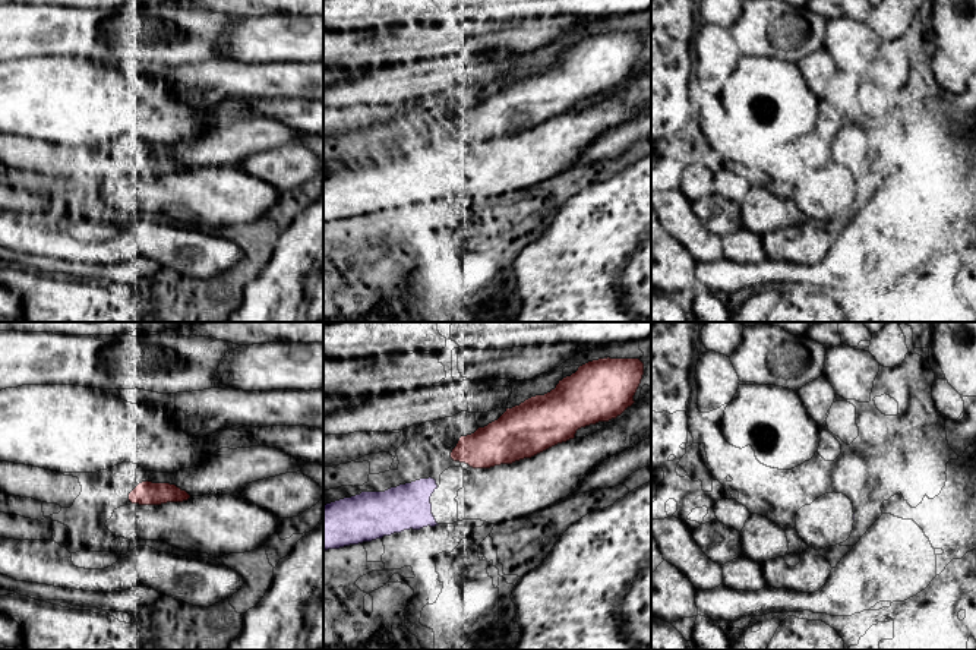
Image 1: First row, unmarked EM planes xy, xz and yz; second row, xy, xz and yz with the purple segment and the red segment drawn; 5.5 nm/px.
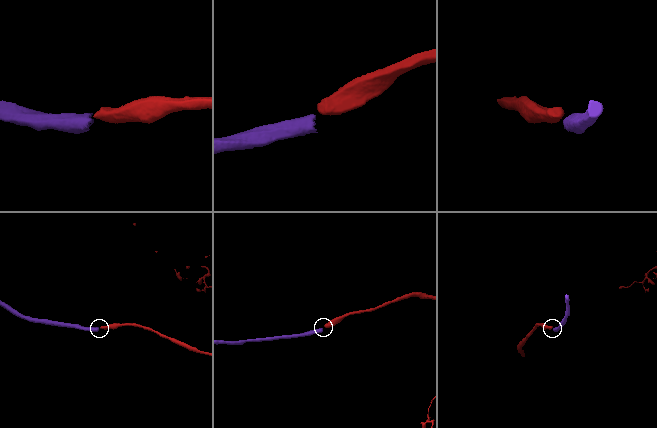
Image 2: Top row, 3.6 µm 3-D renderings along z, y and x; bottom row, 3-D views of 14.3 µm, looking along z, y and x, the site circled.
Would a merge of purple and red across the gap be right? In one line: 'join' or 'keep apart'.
keep apart

